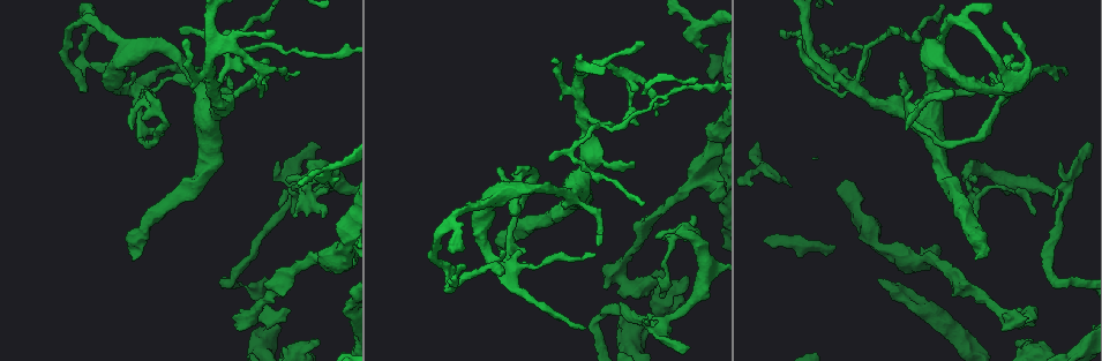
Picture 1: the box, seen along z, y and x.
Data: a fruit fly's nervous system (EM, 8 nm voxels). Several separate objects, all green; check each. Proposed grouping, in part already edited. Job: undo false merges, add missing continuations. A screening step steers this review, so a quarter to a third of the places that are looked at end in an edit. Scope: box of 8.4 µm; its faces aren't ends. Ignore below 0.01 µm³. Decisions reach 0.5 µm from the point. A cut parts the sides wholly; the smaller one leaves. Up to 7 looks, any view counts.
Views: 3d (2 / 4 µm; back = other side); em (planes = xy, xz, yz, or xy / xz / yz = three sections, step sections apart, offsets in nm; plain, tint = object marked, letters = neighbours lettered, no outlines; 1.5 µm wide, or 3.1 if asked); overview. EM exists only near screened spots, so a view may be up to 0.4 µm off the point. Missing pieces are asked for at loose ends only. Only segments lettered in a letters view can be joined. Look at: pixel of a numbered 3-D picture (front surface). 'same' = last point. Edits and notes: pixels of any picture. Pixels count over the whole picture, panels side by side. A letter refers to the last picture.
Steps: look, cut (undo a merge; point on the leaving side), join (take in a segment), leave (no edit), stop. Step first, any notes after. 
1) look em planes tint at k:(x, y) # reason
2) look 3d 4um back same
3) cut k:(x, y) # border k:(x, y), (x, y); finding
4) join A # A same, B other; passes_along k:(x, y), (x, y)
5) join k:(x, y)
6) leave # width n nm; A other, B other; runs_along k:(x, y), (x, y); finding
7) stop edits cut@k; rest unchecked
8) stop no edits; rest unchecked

look 3d 4um at 1:(692, 217) # an open end

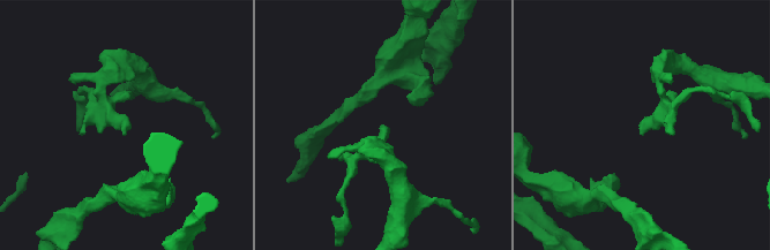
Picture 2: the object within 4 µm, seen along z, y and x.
look em planes letters at 2:(381, 125) # need the tissue

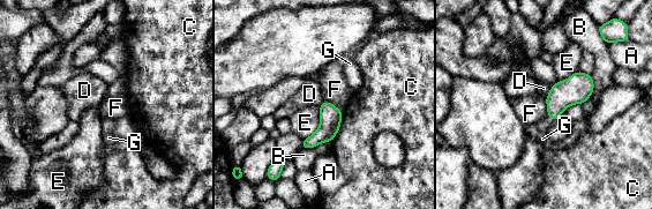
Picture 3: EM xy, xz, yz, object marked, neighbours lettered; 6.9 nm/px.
join G # A other, B other, C other, D other, E other, F other, G same; it goes on there

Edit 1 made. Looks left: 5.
look em planes letters at 1:(857, 86)

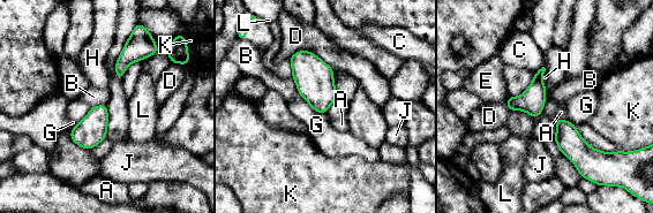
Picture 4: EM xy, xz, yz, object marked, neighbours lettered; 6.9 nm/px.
leave # A other, B other, C other, D other, E other, G other, H other, J other, K other, L other; border 4:(291, 77), (300, 94); continuous, no second neuron

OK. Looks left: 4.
look 3d 4um at 1:(274, 34) # free end

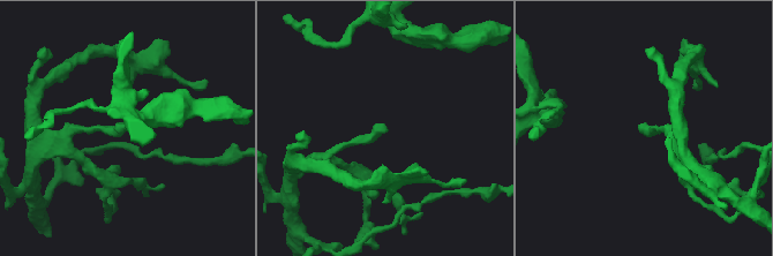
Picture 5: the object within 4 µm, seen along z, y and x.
look em planes letters at 5:(641, 127) # need the tissue

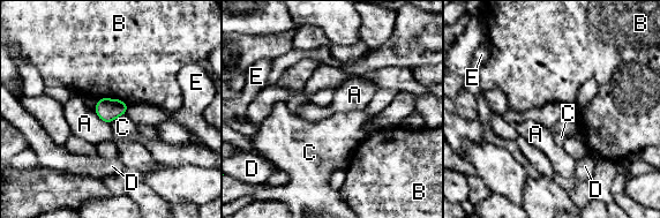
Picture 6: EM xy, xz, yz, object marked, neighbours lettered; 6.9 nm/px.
leave # A other, B other, C other, D other, E other; border 6:(125, 113), (117, 117), (110, 123); no lettered segment goes on from it

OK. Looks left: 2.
stop edits join@3; rest unchecked

